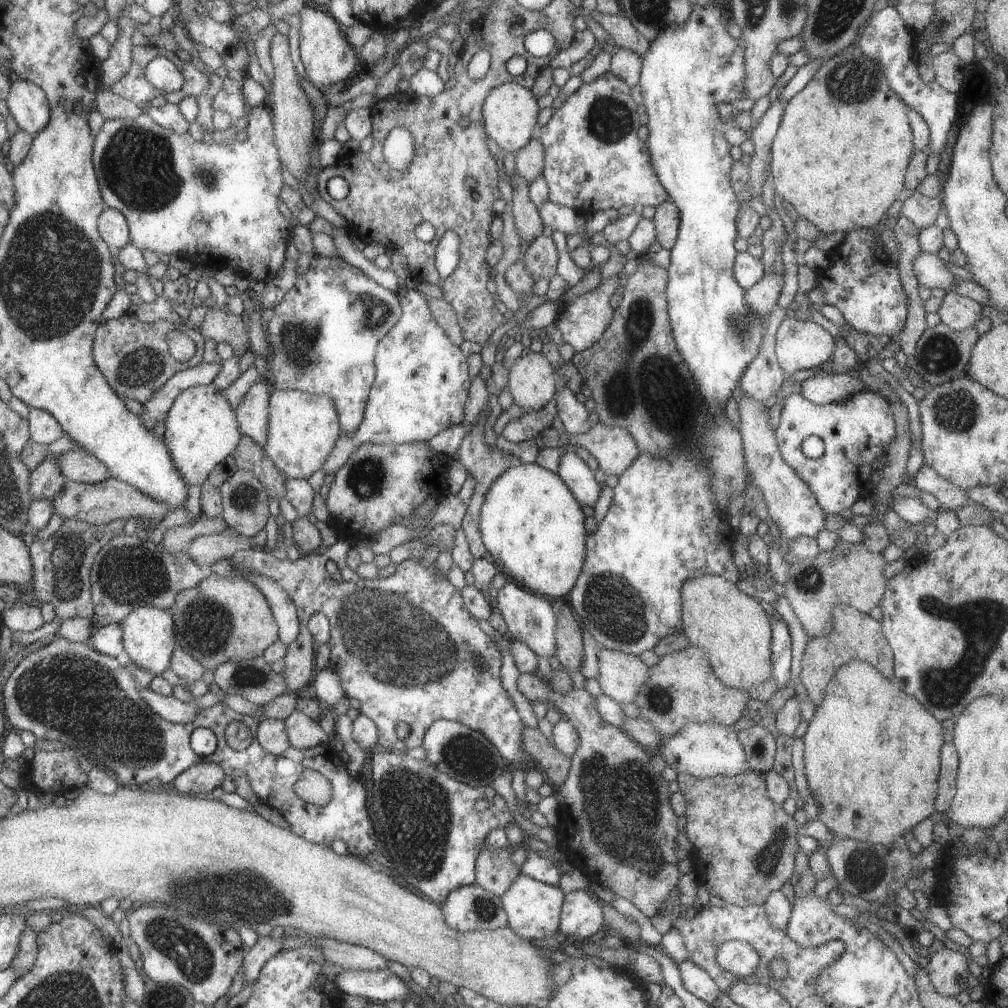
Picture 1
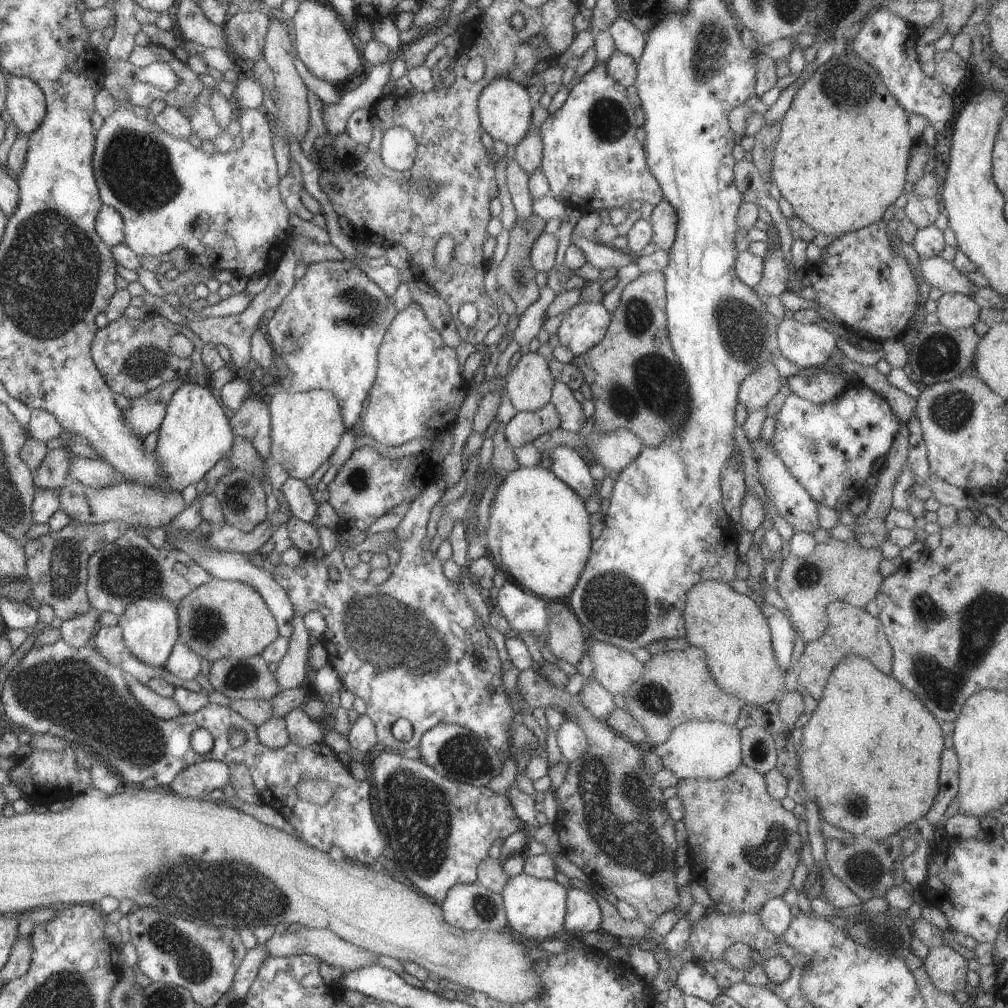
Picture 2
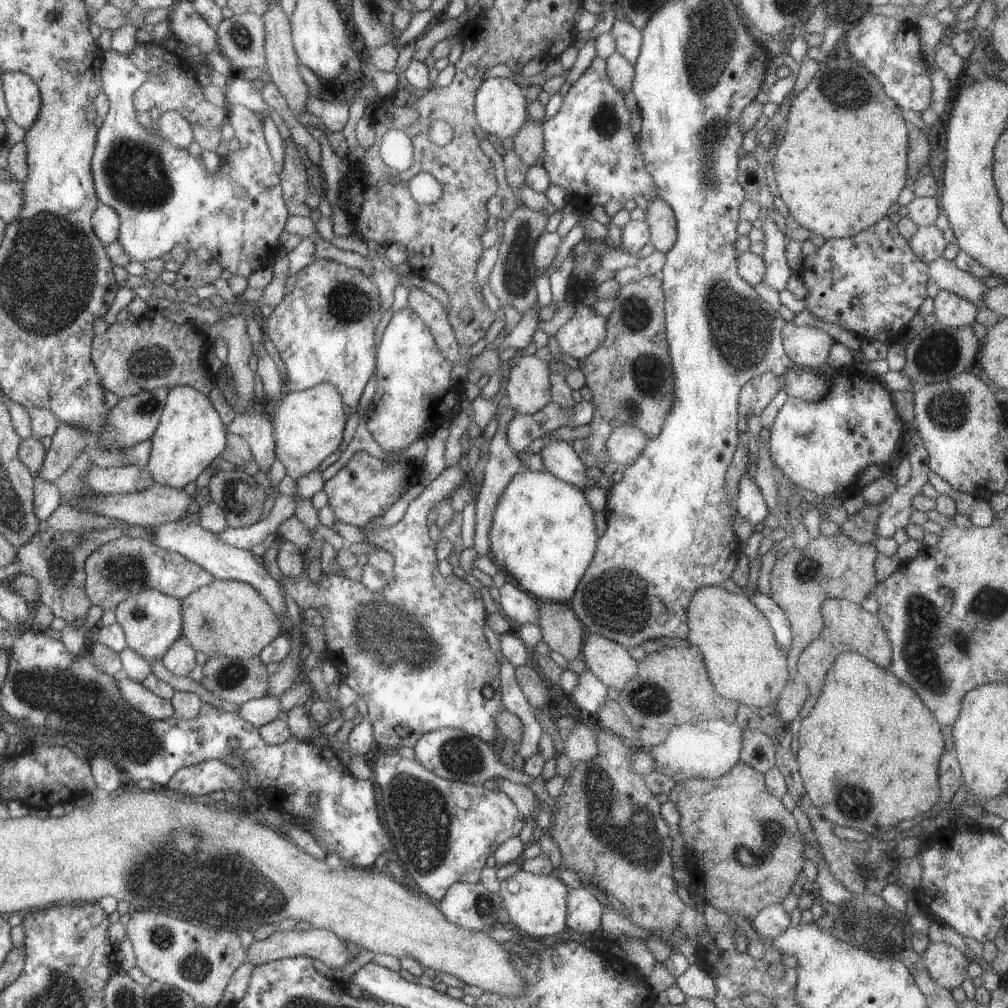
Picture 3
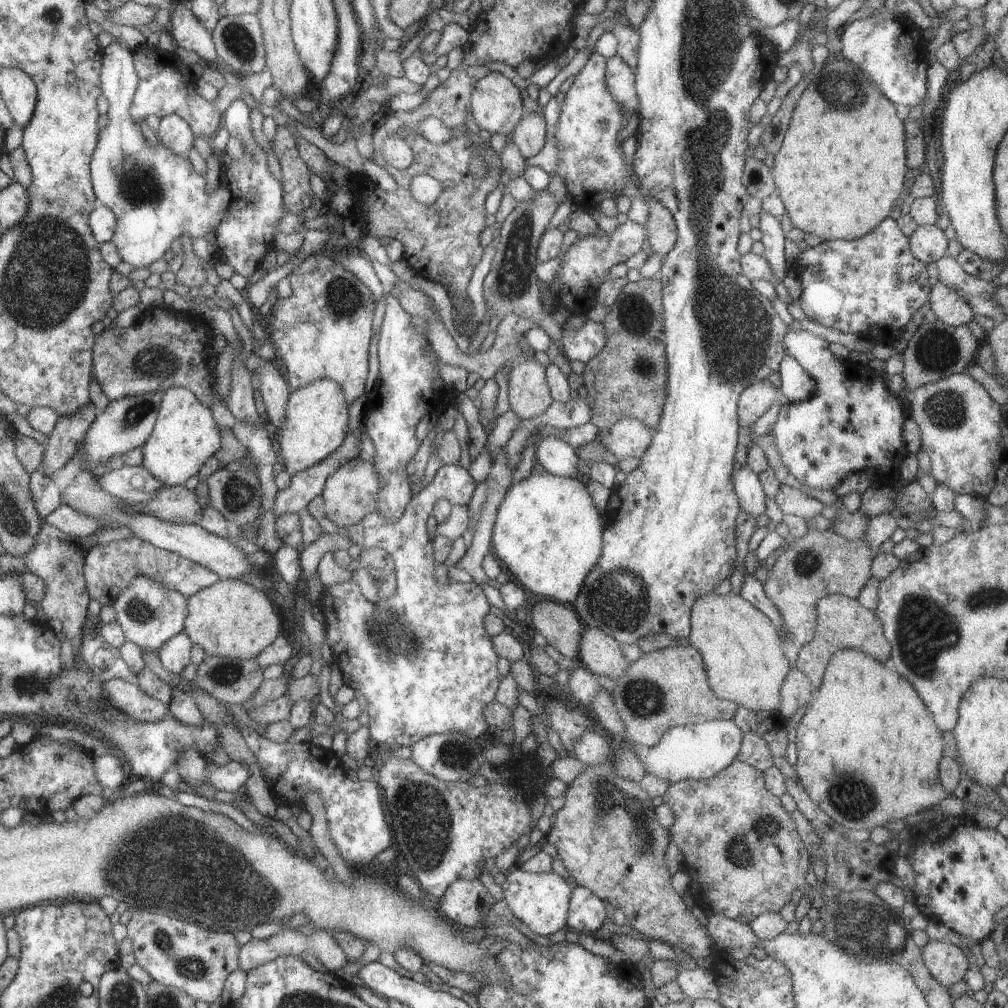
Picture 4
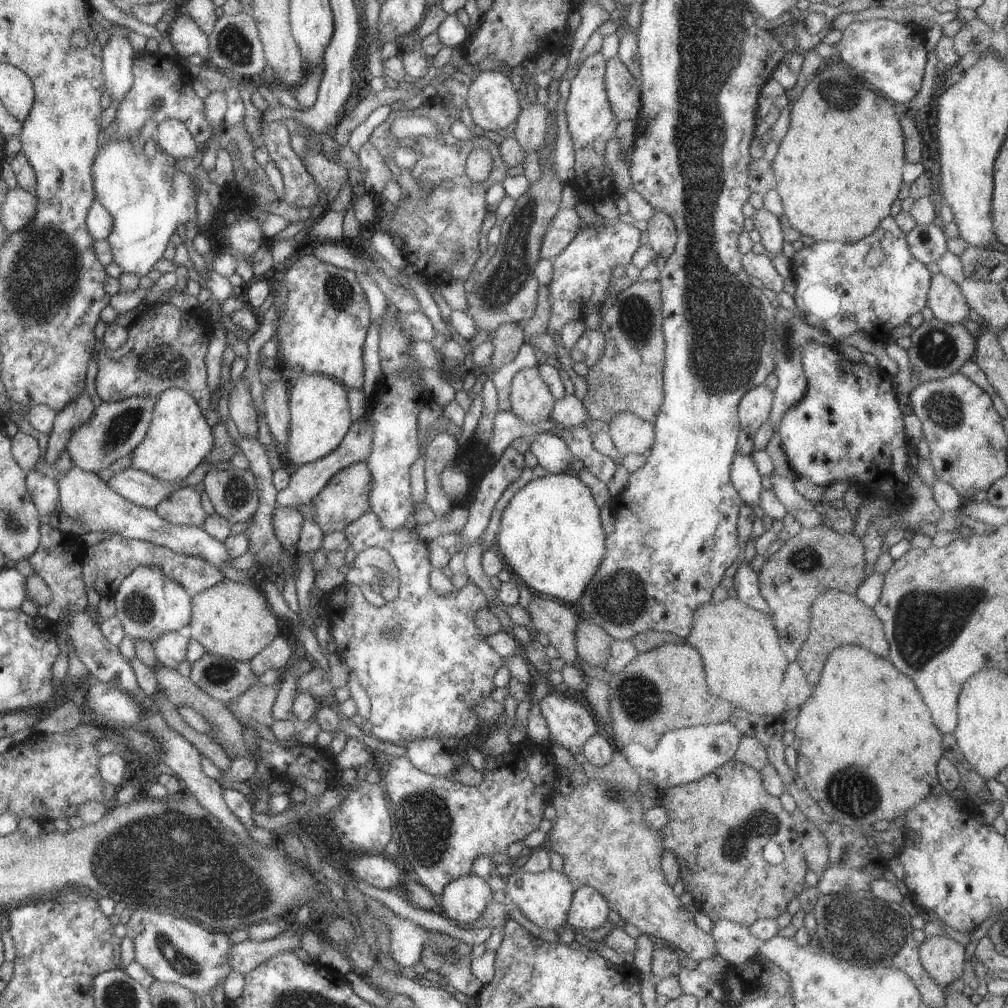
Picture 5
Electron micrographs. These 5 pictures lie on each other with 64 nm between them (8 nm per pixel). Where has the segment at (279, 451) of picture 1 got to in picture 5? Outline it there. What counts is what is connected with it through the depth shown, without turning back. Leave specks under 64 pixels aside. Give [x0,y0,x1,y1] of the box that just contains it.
[280,373,352,470]

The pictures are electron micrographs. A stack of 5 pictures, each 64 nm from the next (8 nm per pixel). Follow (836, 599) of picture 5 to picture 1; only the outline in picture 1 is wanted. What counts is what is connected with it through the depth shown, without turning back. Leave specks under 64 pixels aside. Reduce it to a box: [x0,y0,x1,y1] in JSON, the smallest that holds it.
[798,604,894,707]

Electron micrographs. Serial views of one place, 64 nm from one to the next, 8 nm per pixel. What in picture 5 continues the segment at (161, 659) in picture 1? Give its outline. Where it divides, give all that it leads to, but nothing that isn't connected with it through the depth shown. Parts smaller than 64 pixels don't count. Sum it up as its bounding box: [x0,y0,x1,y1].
[113,566,191,642]

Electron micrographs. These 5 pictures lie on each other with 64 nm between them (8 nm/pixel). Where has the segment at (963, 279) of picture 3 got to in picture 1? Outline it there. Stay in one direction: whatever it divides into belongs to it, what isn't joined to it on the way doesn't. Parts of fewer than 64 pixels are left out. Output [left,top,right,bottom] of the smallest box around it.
[911,252,957,293]

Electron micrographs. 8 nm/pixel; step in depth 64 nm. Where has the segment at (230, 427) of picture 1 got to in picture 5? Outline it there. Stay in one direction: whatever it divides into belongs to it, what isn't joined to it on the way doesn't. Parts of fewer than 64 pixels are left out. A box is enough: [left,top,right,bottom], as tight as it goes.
[129,388,213,482]

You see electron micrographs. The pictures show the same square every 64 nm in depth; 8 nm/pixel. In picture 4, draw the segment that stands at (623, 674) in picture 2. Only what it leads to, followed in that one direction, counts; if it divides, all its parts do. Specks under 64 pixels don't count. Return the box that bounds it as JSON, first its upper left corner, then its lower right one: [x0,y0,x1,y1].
[577,627,629,681]

